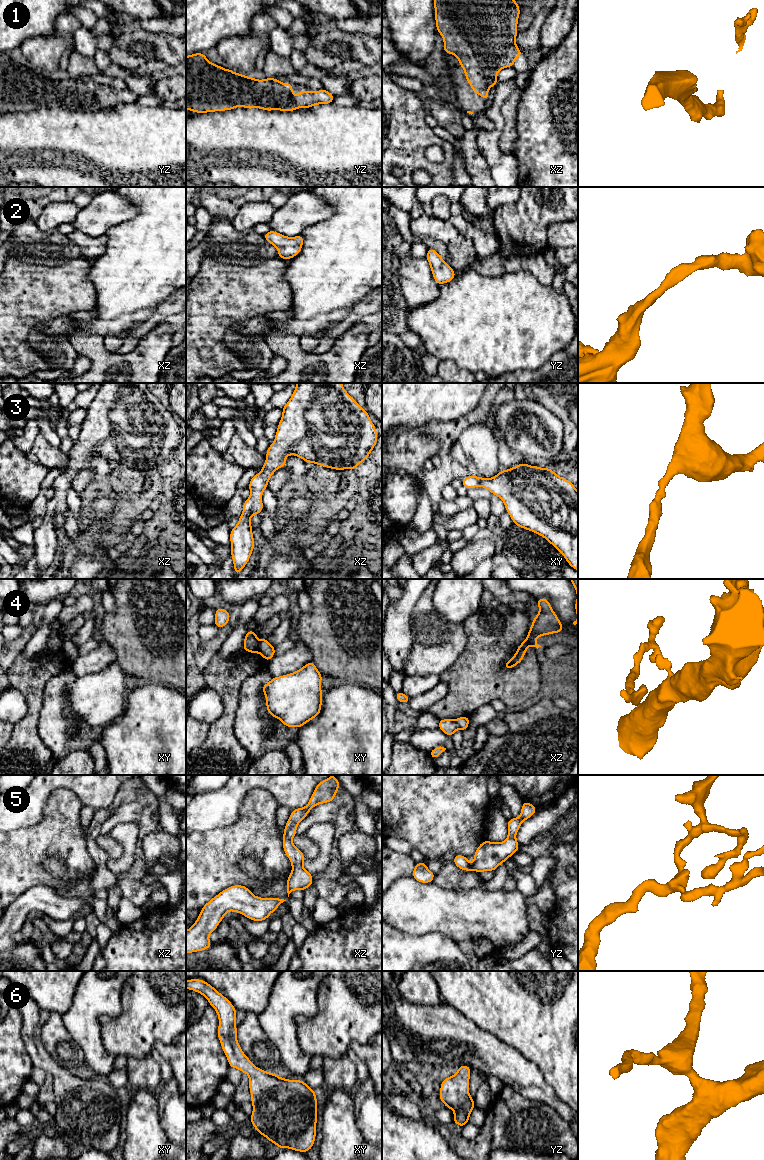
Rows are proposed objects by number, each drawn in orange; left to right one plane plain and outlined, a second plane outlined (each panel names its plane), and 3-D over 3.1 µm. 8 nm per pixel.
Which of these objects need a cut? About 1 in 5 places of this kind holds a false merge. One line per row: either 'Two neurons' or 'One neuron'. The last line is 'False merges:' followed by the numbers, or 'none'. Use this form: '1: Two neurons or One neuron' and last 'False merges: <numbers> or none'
1: One neuron
2: One neuron
3: One neuron
4: Two neurons
5: One neuron
6: One neuron
False merges: 4

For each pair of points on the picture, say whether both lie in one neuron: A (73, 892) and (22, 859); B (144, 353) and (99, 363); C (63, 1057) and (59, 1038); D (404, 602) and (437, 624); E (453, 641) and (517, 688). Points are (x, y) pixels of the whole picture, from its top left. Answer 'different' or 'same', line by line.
A: different
B: same
C: same
D: different
E: different

